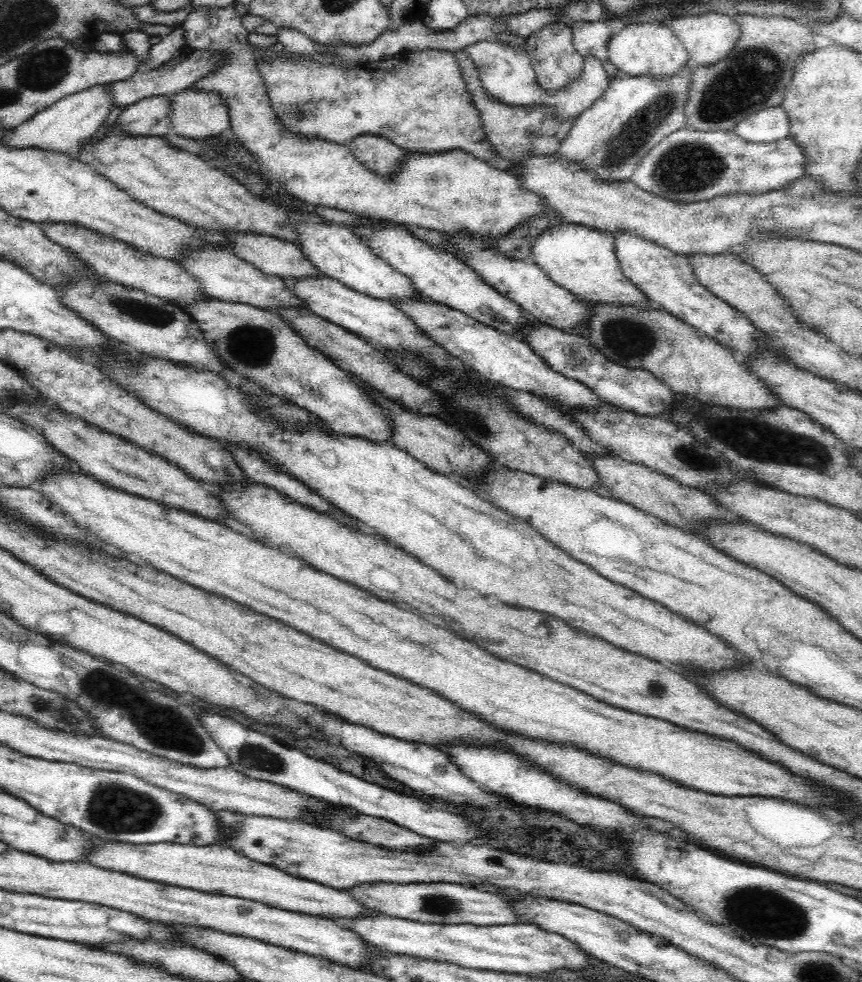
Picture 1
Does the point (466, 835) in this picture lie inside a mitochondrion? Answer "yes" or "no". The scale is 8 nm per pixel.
no

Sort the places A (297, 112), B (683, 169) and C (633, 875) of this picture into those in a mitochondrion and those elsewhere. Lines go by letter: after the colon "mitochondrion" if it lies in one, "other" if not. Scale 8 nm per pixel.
A: mitochondrion
B: mitochondrion
C: other

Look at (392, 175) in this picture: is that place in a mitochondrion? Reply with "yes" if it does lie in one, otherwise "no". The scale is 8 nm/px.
no

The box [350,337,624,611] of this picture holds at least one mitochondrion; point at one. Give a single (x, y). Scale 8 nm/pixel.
(484, 428)

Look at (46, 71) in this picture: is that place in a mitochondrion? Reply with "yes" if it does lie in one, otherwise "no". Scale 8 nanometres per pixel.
yes

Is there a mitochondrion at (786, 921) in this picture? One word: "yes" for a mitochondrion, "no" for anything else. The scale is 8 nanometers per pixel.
yes

